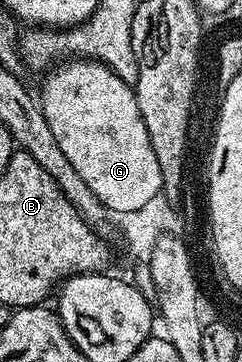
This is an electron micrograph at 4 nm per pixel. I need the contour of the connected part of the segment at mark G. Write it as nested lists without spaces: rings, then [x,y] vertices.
[[[73,59],[58,64],[52,71],[46,72],[43,78],[45,82],[39,92],[39,104],[47,119],[47,127],[51,127],[51,135],[55,135],[55,143],[59,143],[71,167],[83,175],[83,183],[87,183],[87,187],[99,195],[105,208],[114,214],[147,209],[162,192],[161,177],[159,162],[151,147],[139,104],[136,103],[134,86],[119,79],[119,75],[115,75],[115,71],[108,69],[101,61],[88,59]]]

